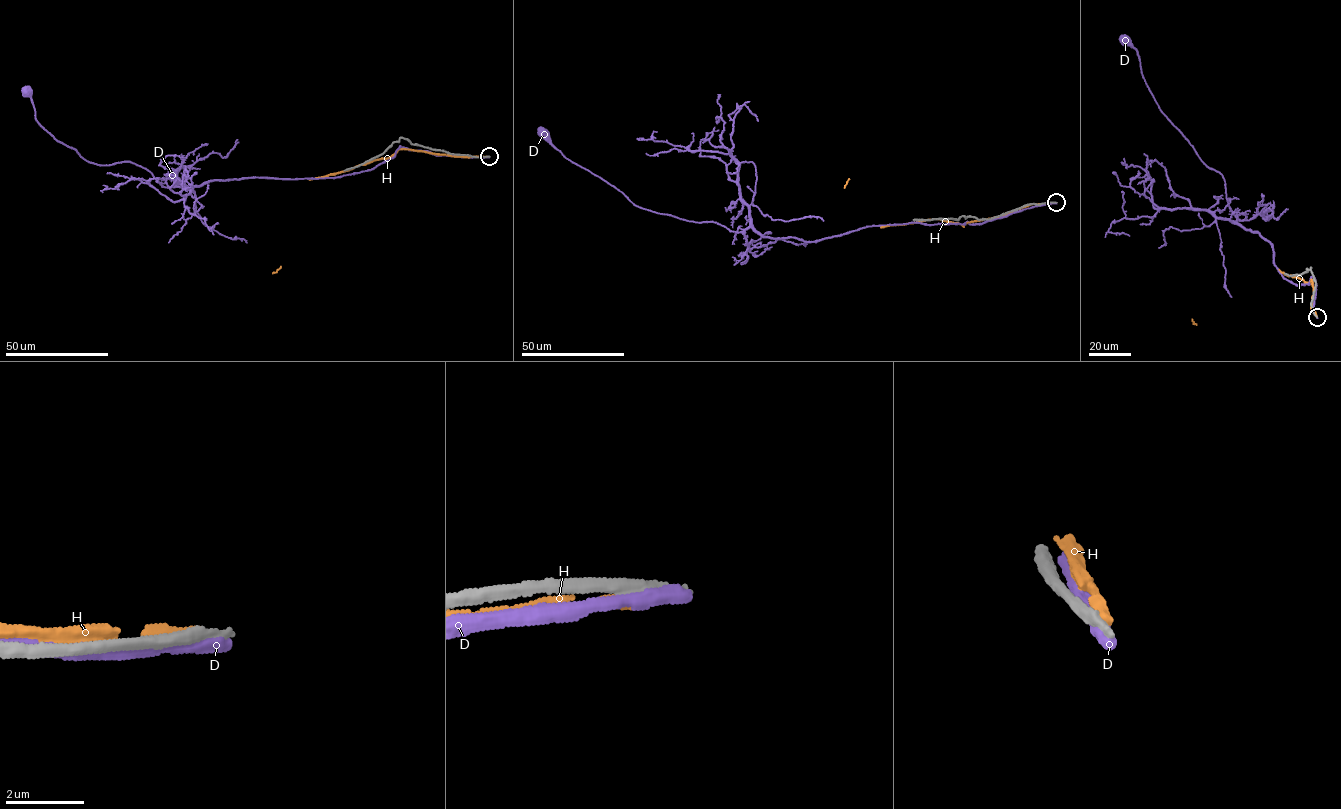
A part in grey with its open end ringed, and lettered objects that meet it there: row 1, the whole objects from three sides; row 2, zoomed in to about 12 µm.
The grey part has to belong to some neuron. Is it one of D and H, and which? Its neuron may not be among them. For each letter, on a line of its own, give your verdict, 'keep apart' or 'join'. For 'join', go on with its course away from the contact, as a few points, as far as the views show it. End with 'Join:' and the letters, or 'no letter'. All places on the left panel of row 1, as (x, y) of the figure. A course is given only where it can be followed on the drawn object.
D: keep apart
H: keep apart
Join: no letter

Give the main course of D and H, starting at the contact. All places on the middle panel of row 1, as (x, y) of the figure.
D: (1054, 202), (974, 224), (864, 227), (804, 242), (762, 237), (638, 207), (543, 131)
H: (1054, 202), (1029, 204), (962, 224), (936, 219), (881, 226), (849, 178), (844, 188)

